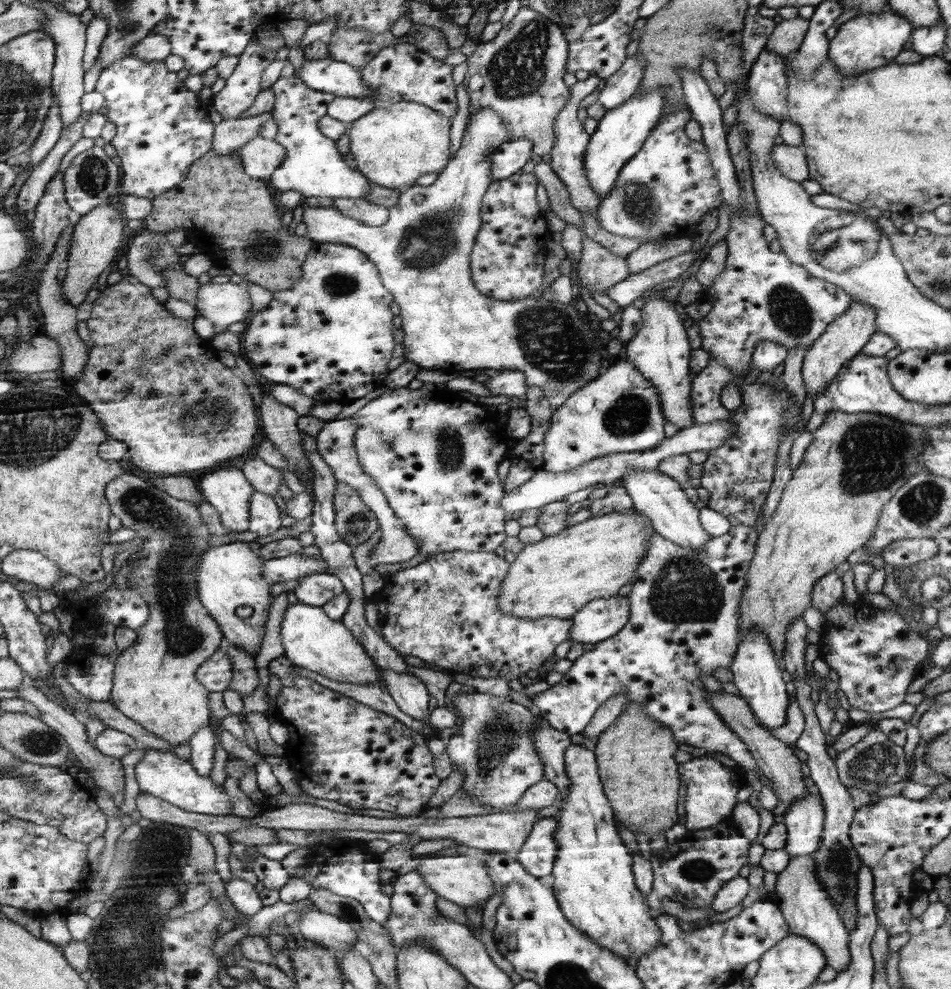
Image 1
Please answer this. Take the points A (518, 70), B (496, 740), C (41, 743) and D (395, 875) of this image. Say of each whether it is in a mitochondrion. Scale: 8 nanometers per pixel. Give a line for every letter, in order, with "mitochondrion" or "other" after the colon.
A: mitochondrion
B: mitochondrion
C: mitochondrion
D: other

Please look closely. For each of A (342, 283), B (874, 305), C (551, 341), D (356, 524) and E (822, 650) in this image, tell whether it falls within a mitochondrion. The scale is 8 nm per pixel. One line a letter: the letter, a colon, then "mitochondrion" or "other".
A: mitochondrion
B: other
C: mitochondrion
D: mitochondrion
E: other

